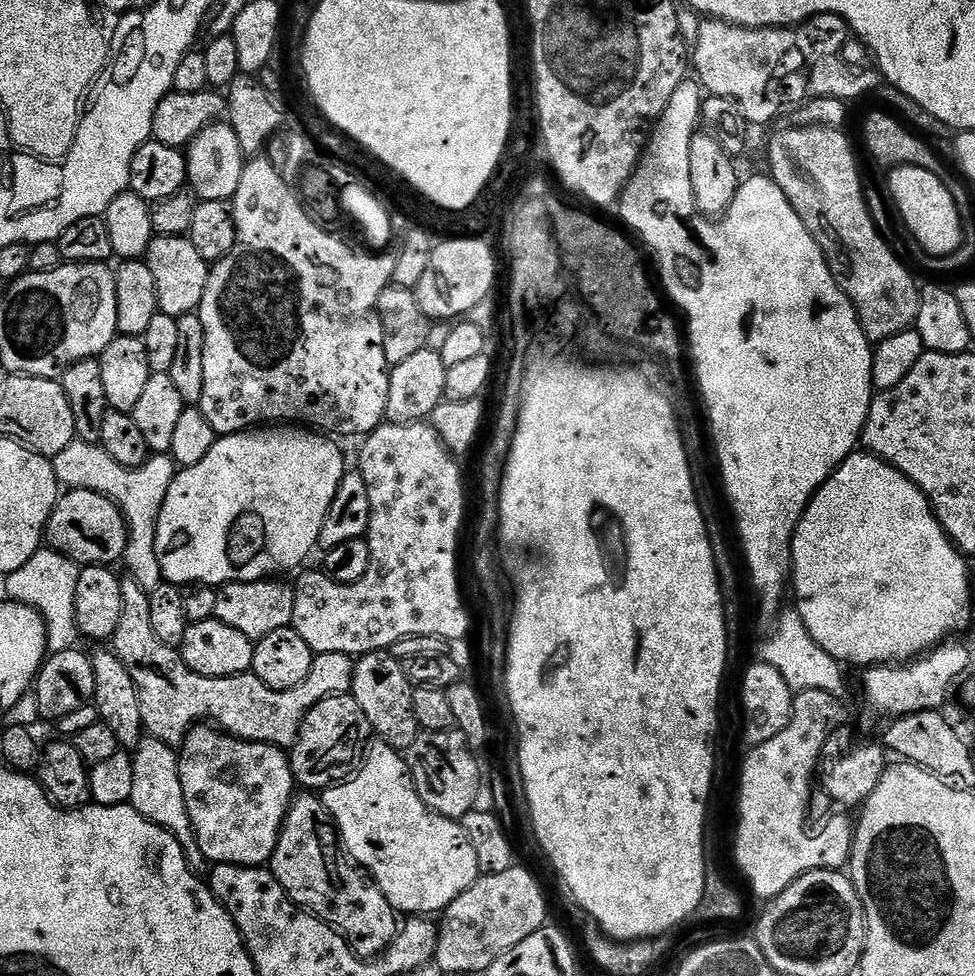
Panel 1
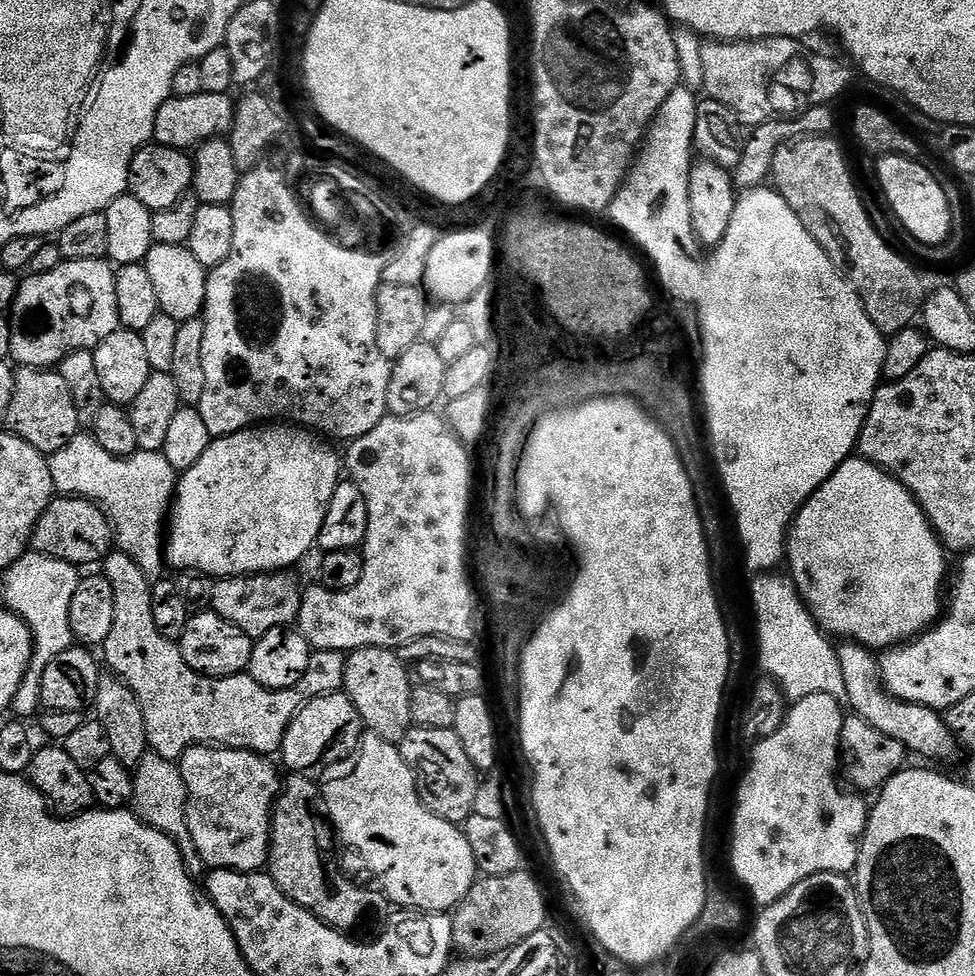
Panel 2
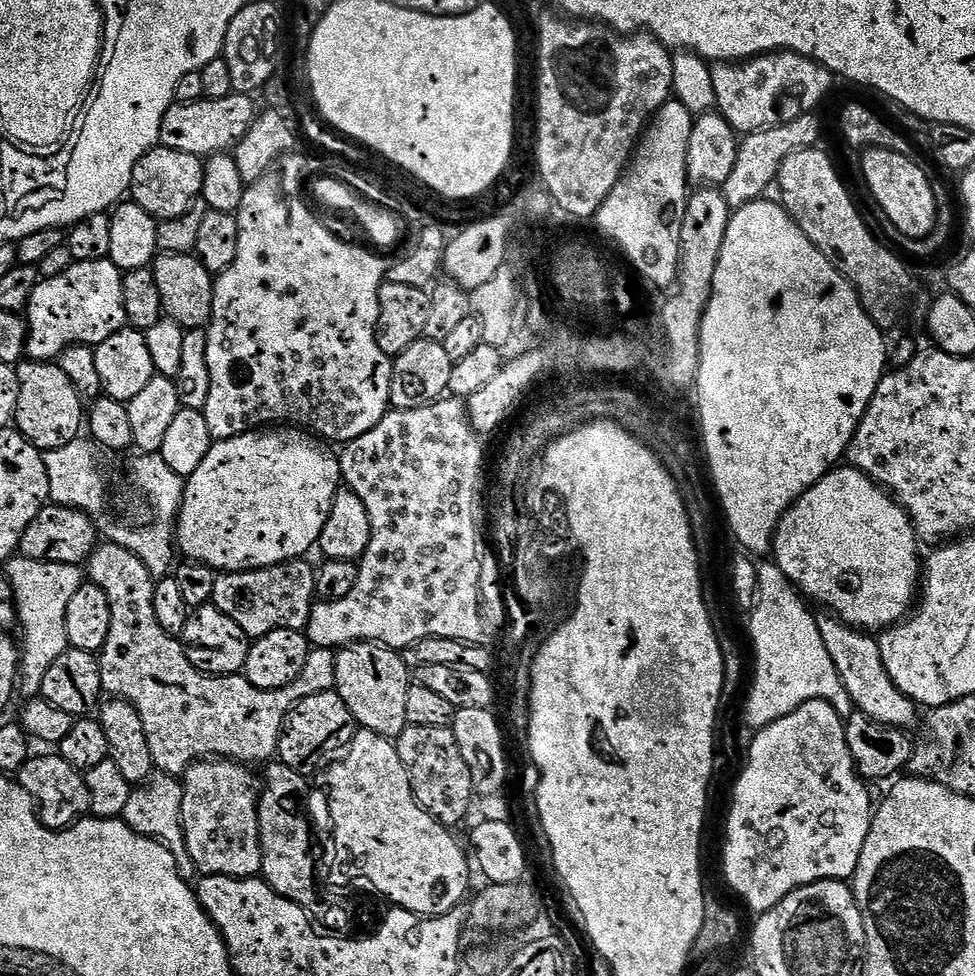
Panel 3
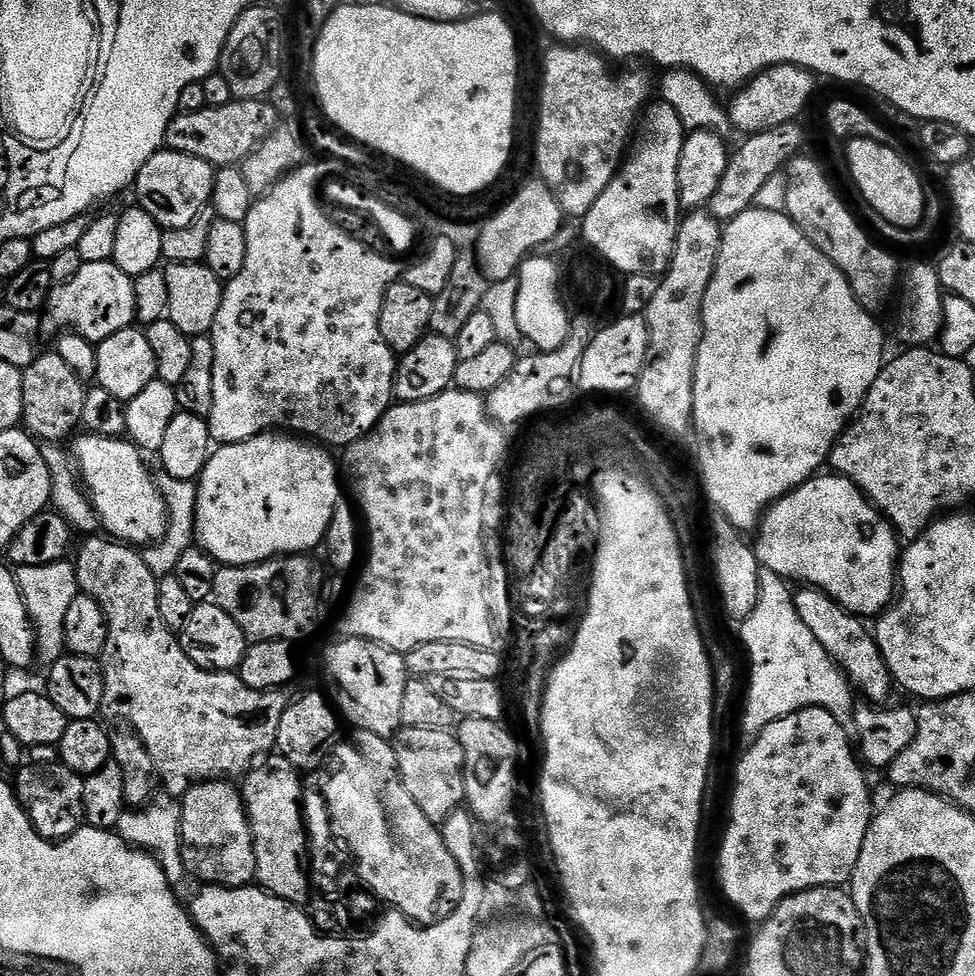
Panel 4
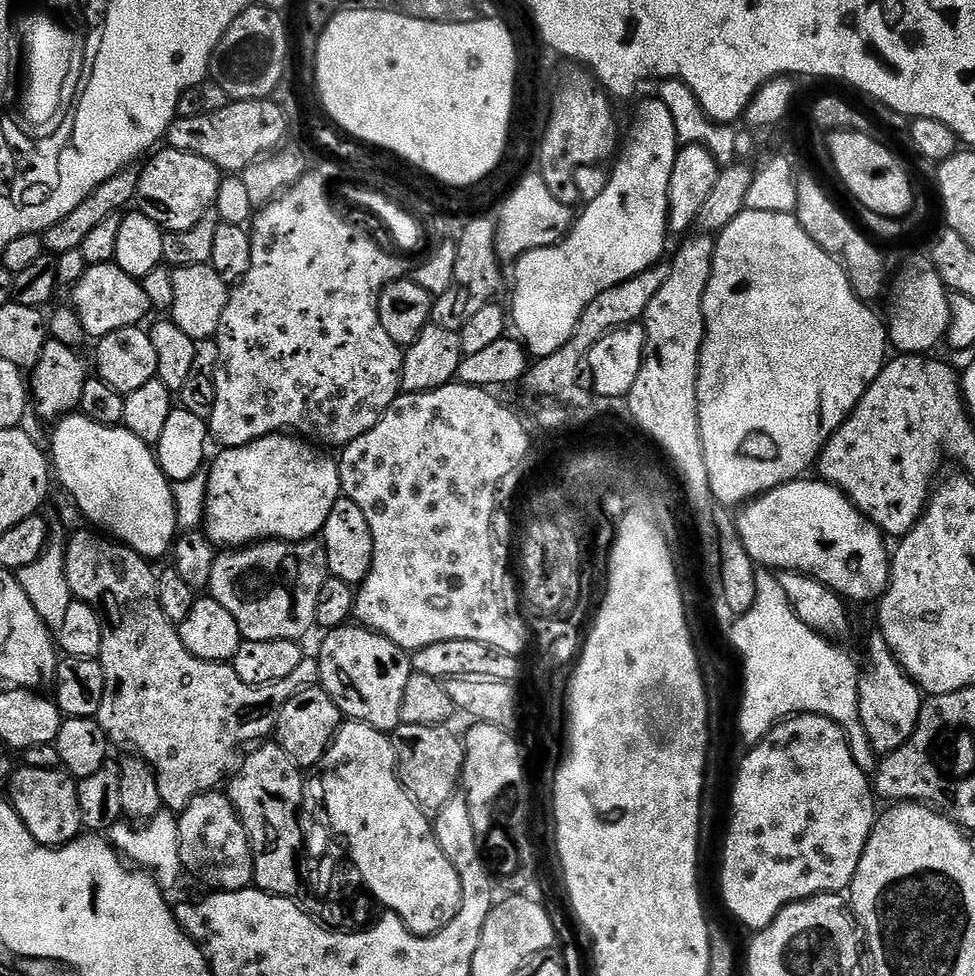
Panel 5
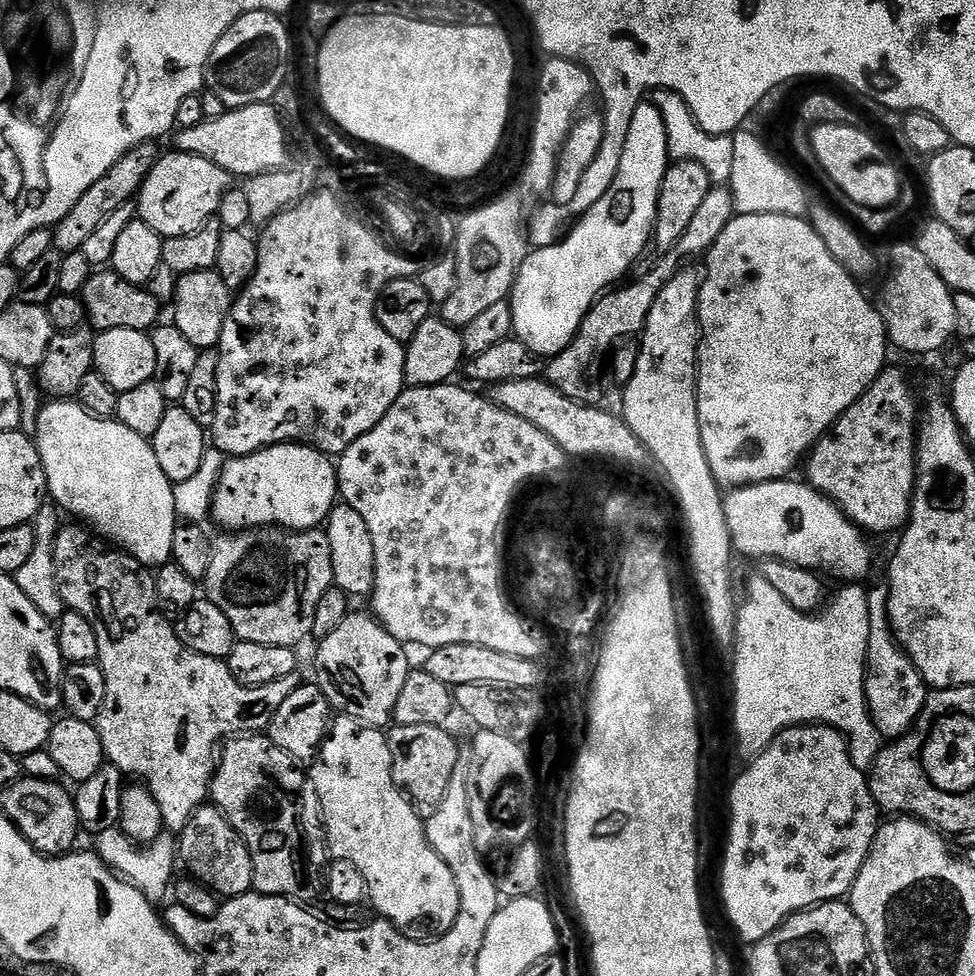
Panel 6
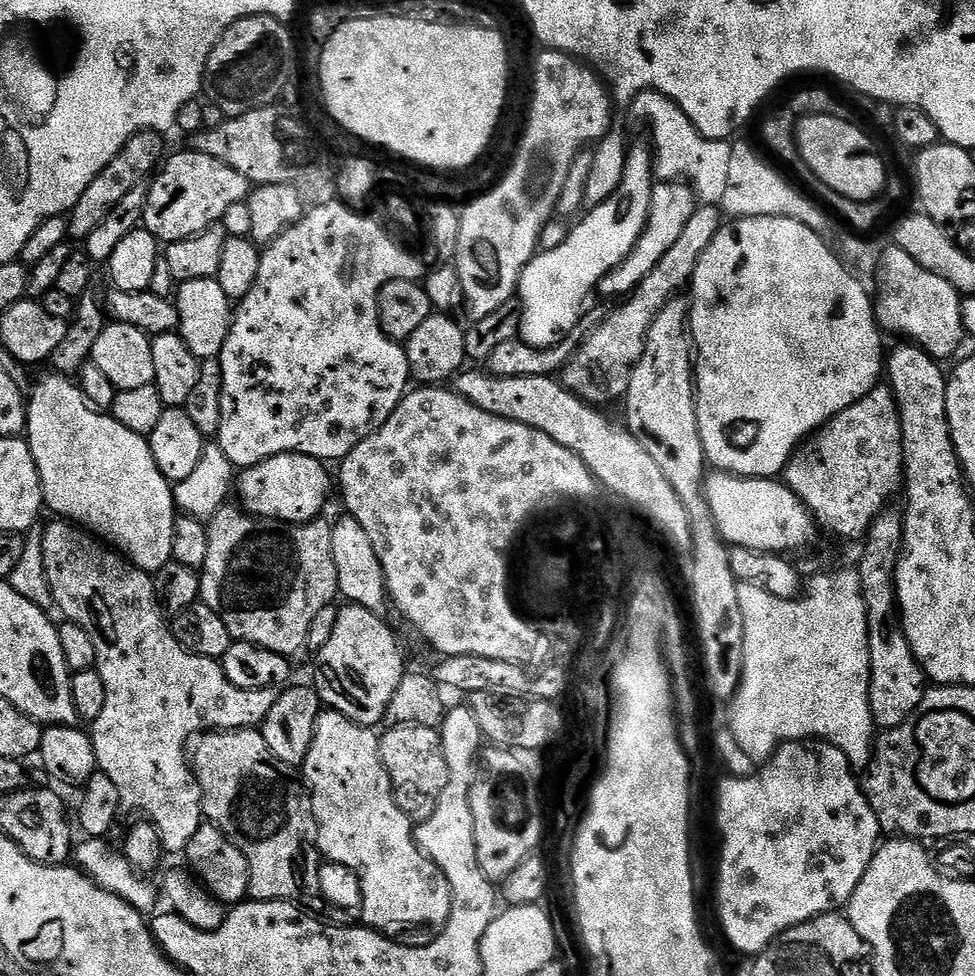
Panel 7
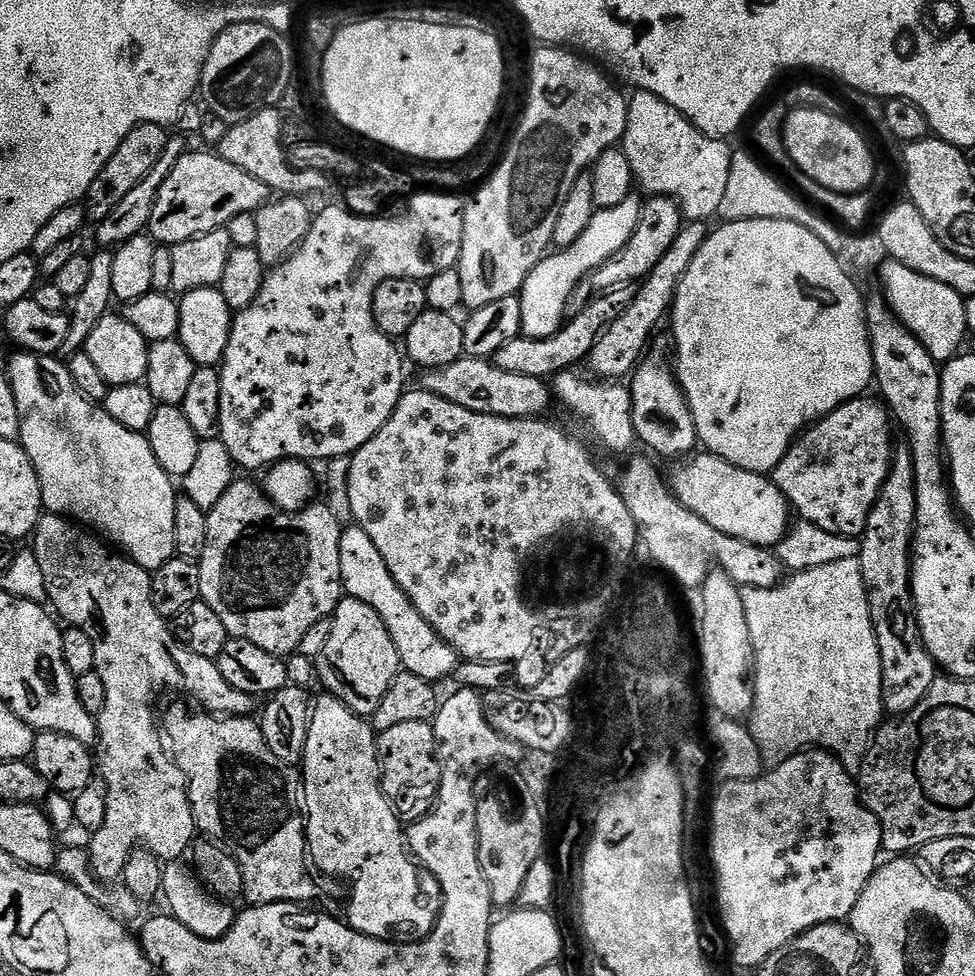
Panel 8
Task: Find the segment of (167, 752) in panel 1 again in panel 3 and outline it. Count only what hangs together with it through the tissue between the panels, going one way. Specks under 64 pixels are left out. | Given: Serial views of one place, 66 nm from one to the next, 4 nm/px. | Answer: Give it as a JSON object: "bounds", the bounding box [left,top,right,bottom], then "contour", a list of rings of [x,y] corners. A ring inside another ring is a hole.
{"bounds":[122,771,198,882],"contour":[[[157,771],[143,784],[133,787],[130,802],[126,802],[122,819],[138,834],[154,838],[162,846],[166,846],[166,850],[174,854],[178,874],[182,879],[192,882],[197,879],[198,873],[194,866],[194,858],[190,858],[190,850],[186,850],[186,834],[182,830],[183,793],[184,785],[177,777]]]}

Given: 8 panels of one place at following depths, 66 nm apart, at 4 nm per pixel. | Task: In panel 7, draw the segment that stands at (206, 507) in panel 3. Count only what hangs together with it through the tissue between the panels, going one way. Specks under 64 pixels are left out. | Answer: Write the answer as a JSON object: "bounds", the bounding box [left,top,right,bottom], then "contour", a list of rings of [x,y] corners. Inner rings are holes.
{"bounds":[234,452,334,524],"contour":[[[287,452],[266,458],[254,466],[243,469],[235,477],[234,492],[243,511],[261,520],[280,520],[283,524],[305,524],[317,519],[328,500],[328,491],[334,480],[328,477],[325,461],[316,460],[301,452]]]}

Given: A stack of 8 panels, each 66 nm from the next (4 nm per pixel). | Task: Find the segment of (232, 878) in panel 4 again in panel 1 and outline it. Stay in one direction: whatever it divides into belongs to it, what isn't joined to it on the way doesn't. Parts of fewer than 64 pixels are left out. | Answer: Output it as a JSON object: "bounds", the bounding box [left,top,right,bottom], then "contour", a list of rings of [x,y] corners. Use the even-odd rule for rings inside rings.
{"bounds":[178,722,298,868],"contour":[[[201,722],[188,729],[183,744],[179,745],[178,748],[178,759],[180,762],[180,777],[182,778],[182,794],[186,798],[186,810],[190,814],[192,829],[198,838],[198,846],[202,846],[202,854],[205,858],[213,865],[237,864],[243,868],[259,868],[267,865],[278,846],[278,838],[284,828],[284,819],[288,813],[288,807],[292,805],[294,793],[298,788],[296,775],[292,772],[292,761],[289,753],[277,744],[239,740],[238,737],[228,735],[227,732],[213,726],[211,723]]]}

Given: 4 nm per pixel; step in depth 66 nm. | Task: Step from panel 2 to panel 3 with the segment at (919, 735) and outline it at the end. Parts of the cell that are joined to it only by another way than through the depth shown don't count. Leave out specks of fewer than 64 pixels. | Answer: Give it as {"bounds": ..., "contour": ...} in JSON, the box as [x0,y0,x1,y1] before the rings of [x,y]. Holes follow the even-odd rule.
{"bounds":[816,614,918,730],"contour":[[[835,614],[824,615],[828,616],[816,616],[818,634],[822,634],[822,646],[826,646],[826,654],[830,654],[830,662],[834,662],[834,670],[838,670],[838,678],[842,678],[846,694],[850,694],[853,709],[879,724],[912,730],[916,724],[918,706],[902,694],[902,690],[894,686],[890,674],[886,674],[879,639],[867,631],[851,628]]]}

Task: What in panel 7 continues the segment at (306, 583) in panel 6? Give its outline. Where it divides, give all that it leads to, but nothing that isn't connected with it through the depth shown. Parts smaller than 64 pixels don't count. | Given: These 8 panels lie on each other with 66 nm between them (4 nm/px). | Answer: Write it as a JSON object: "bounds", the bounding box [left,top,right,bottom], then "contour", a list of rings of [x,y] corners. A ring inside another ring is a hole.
{"bounds":[200,506,340,658],"contour":[[[225,506],[214,514],[214,518],[207,521],[208,537],[210,538],[210,547],[206,553],[206,562],[200,572],[200,600],[226,622],[226,630],[230,630],[233,641],[245,640],[254,646],[262,646],[266,650],[274,650],[278,654],[292,658],[295,652],[302,649],[308,643],[310,634],[310,622],[314,622],[314,617],[318,610],[329,607],[333,603],[332,599],[337,599],[340,587],[338,586],[338,566],[334,566],[334,550],[330,546],[332,537],[332,524],[324,521],[324,518],[317,518],[306,522],[305,524],[283,524],[280,520],[261,520],[259,516],[250,516],[239,507]]]}

